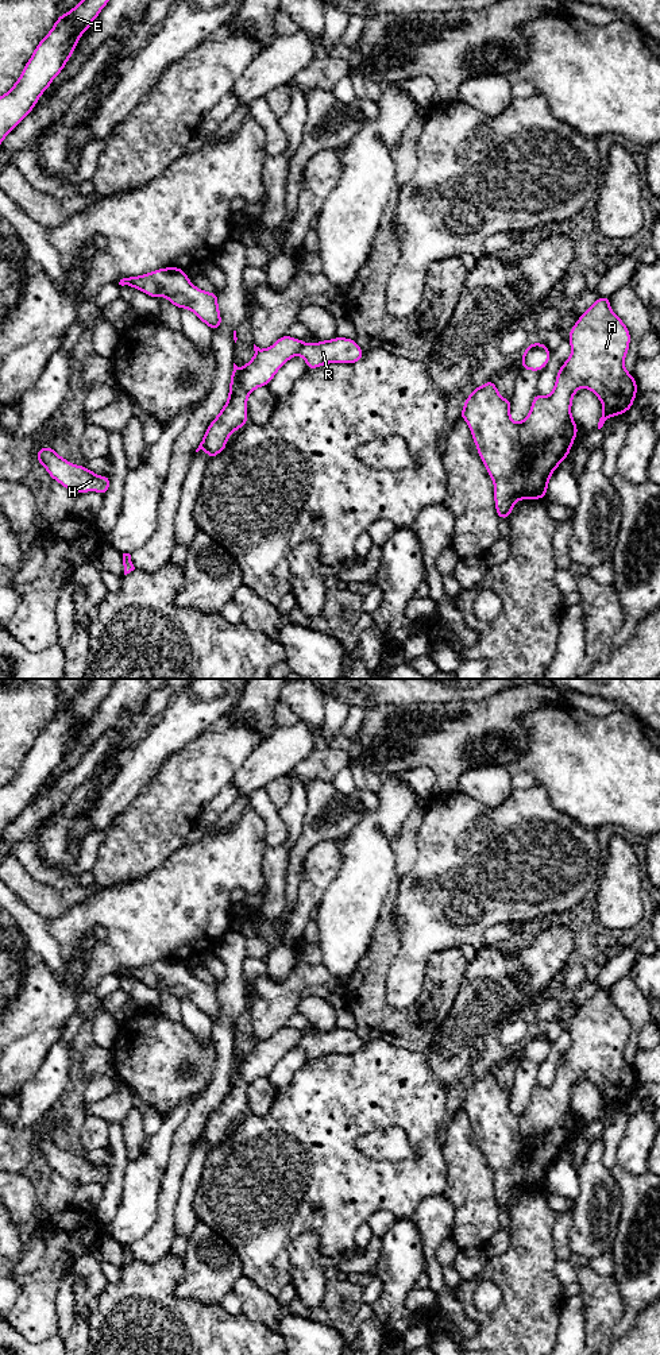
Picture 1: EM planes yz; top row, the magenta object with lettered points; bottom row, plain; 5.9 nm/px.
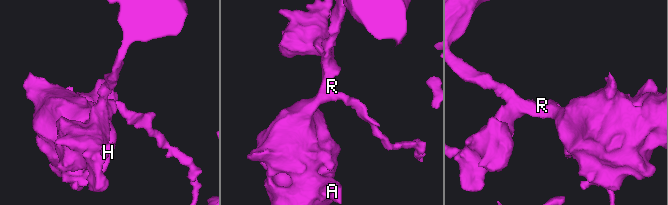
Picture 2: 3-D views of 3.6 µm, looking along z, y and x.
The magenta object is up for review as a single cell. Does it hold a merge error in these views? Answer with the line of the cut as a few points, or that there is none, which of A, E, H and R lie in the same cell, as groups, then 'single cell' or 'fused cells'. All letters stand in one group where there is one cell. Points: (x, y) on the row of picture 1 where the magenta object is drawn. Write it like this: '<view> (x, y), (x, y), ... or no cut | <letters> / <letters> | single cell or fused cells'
yz (304, 344), (297, 352) | A R / E H | fused cells

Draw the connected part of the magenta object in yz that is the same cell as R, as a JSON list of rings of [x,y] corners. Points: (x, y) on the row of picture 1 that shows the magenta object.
[[[335,337],[332,340],[319,341],[316,344],[305,343],[298,355],[305,359],[308,370],[317,368],[328,363],[356,363],[363,358],[364,351],[355,340],[347,337]]]

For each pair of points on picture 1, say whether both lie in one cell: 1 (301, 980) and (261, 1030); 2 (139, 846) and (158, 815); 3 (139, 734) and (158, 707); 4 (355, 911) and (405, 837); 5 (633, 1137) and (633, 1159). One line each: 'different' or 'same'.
1: same
2: same
3: same
4: different
5: same

